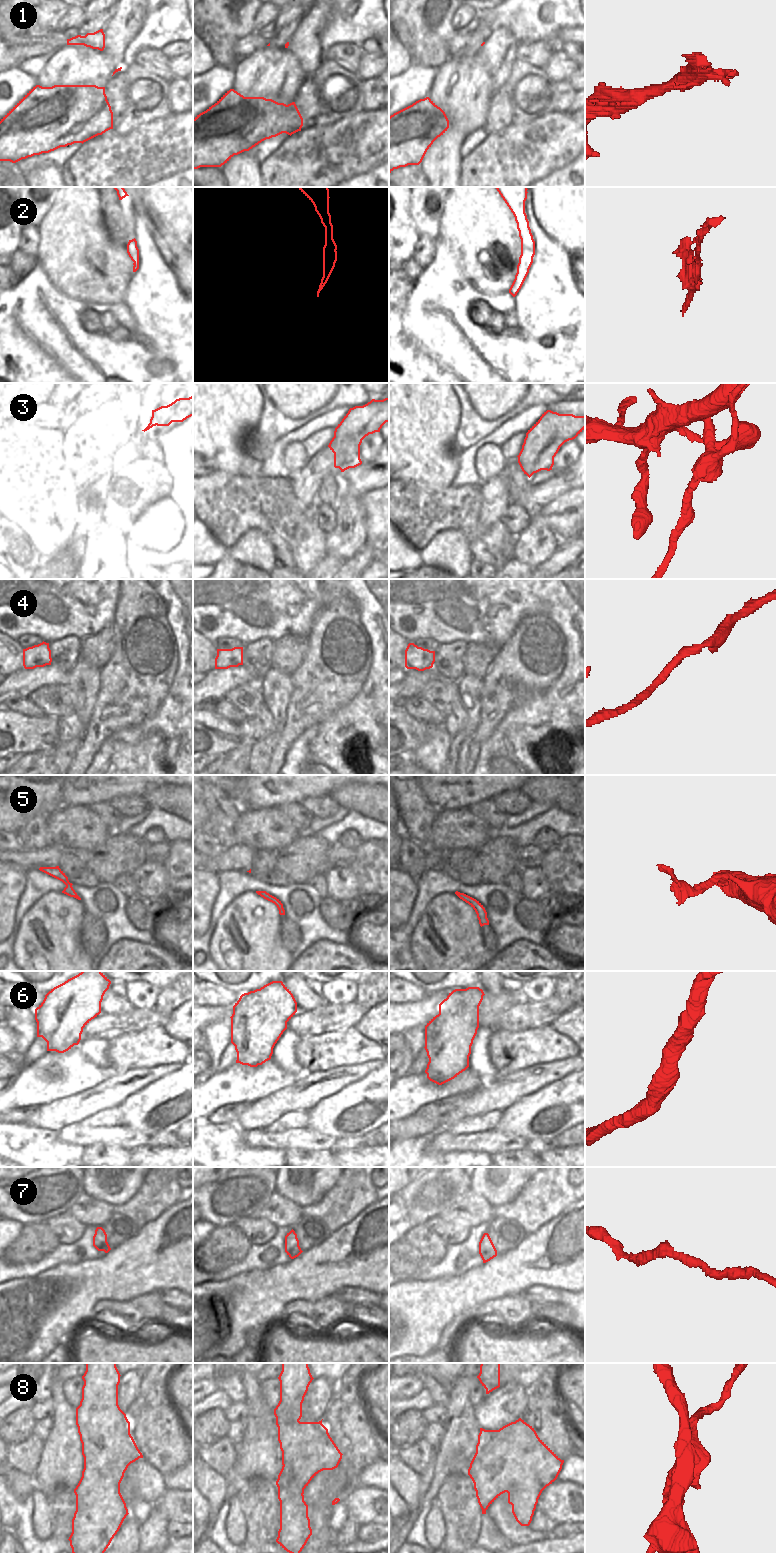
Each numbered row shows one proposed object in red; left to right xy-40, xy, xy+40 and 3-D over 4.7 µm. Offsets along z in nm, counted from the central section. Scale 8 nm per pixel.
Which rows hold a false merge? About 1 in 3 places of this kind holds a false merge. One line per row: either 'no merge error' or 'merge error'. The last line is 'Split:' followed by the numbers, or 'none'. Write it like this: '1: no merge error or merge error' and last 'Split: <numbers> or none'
1: no merge error
2: merge error
3: merge error
4: merge error
5: no merge error
6: no merge error
7: no merge error
8: merge error
Split: 2, 3, 4, 8

